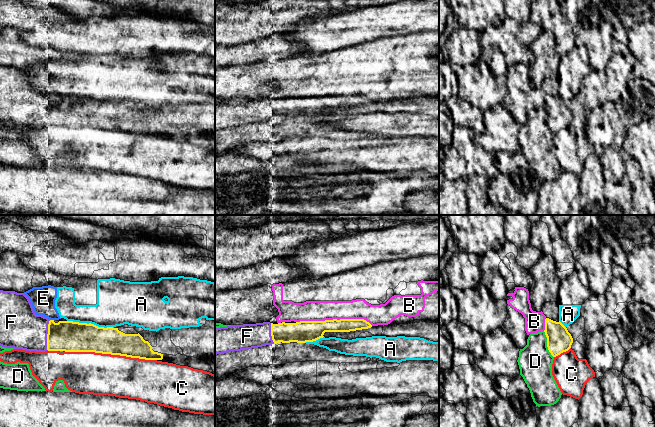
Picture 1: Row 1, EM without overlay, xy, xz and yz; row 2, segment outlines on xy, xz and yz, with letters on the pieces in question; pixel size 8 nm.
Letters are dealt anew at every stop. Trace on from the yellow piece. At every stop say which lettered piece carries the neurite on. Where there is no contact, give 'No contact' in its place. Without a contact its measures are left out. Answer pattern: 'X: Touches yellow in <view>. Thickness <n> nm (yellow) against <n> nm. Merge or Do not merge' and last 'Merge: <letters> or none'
A: Touches yellow in xy. Thickness 240 nm (yellow) against 320 nm. Do not merge
B: Touches yellow in xz. Thickness 180 nm (yellow) against 160 nm. Do not merge
C: Touches yellow in xy. Thickness 220 nm (yellow) against 340 nm. Do not merge
D: Touches yellow in yz. Thickness 200 nm (yellow) against 280 nm. Do not merge
E: Touches yellow in xy. Thickness 240 nm (yellow) against 190 nm. Do not merge
F: Touches yellow in xy. Thickness 240 nm (yellow) against 340 nm. Merge
Merge: F

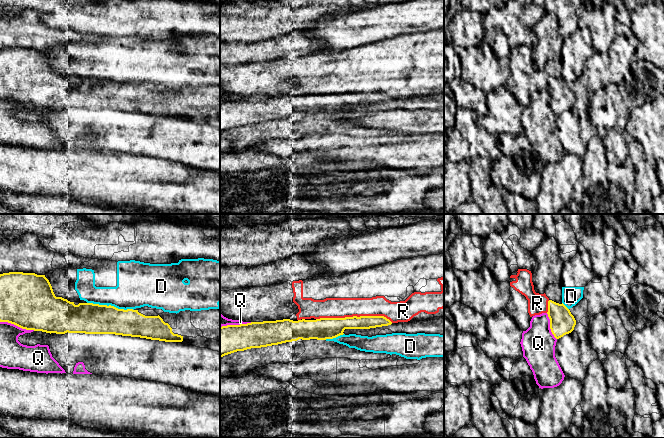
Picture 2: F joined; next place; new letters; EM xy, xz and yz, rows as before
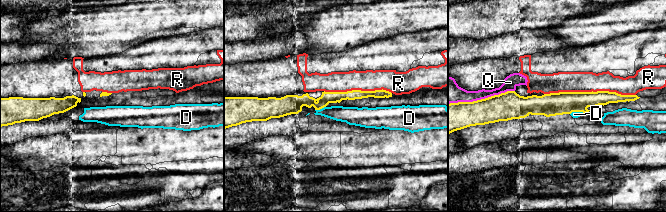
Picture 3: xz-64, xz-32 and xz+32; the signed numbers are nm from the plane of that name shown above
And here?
D: Touches yellow in xy. Thickness 240 nm (yellow) against 320 nm. Do not merge
Q: Touches yellow in xy. Thickness 440 nm (yellow) against 220 nm. Do not merge
R: Touches yellow in xz. Thickness 180 nm (yellow) against 160 nm. Do not merge
Merge: none

